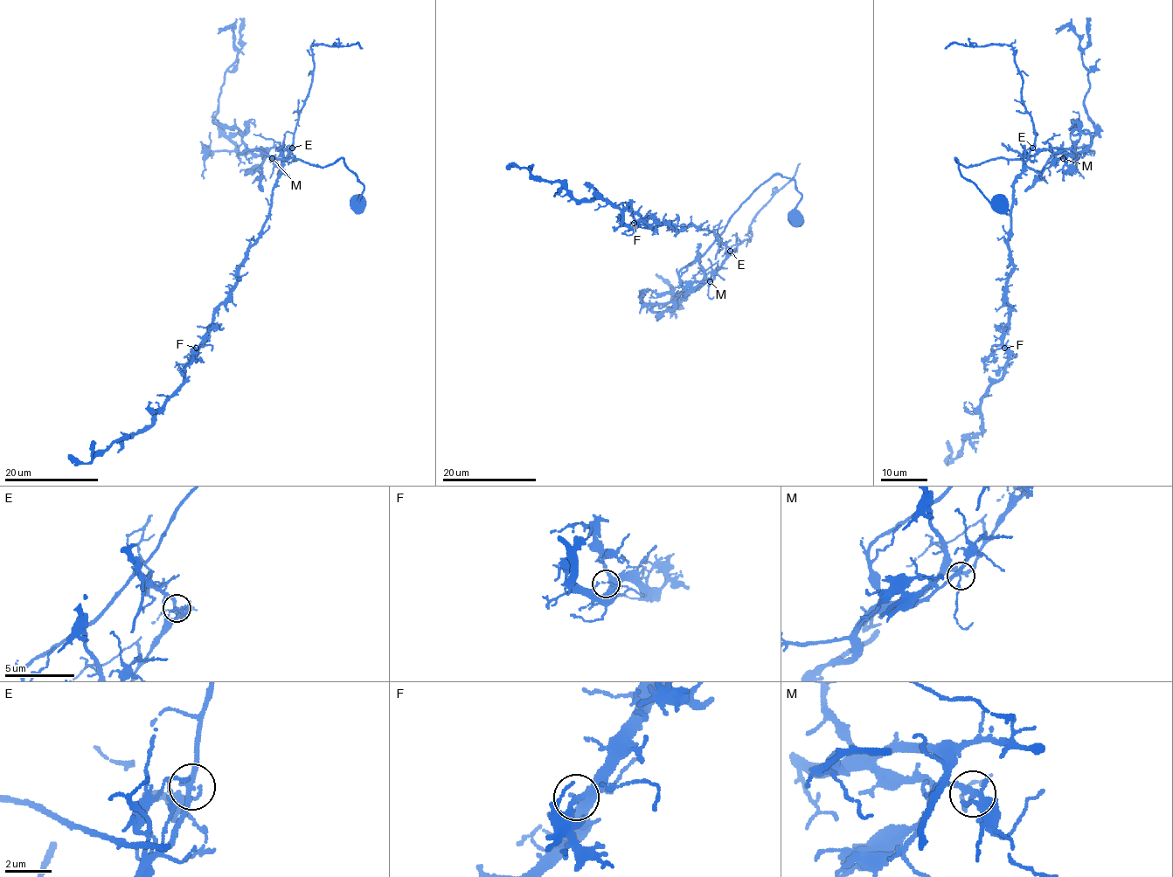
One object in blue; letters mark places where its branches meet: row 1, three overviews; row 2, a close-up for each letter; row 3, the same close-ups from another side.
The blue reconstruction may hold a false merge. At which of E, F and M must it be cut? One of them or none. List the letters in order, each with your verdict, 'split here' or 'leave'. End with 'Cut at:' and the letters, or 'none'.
E: split here
F: leave
M: leave
Cut at: E

